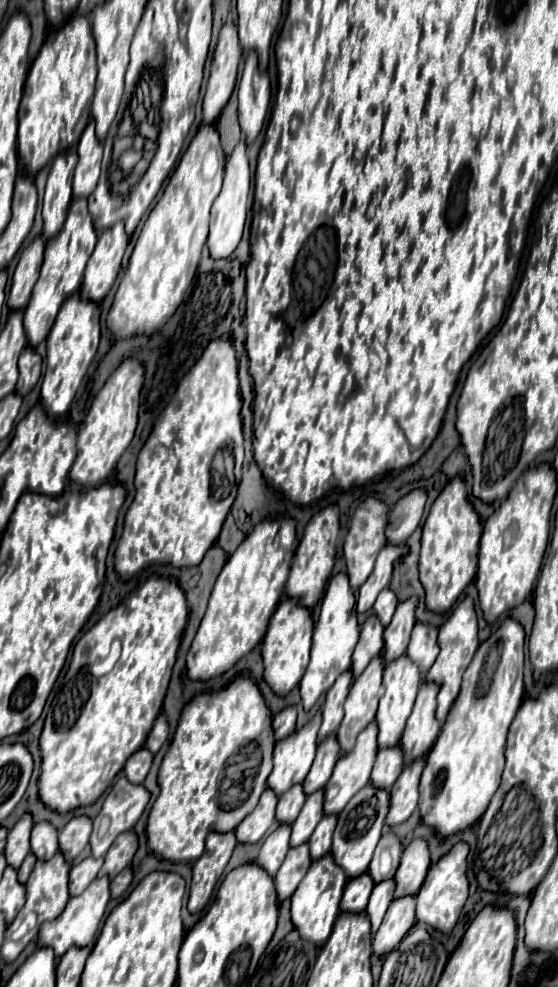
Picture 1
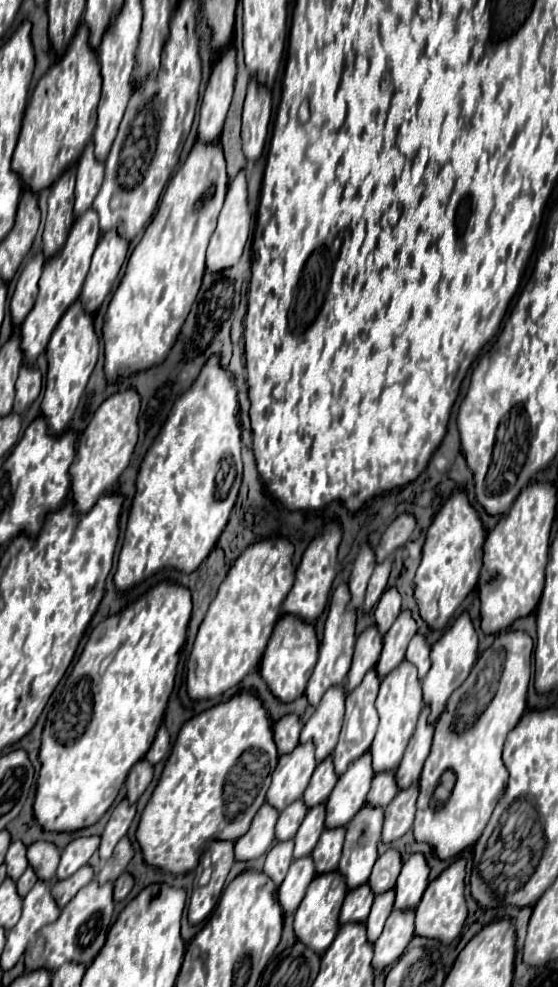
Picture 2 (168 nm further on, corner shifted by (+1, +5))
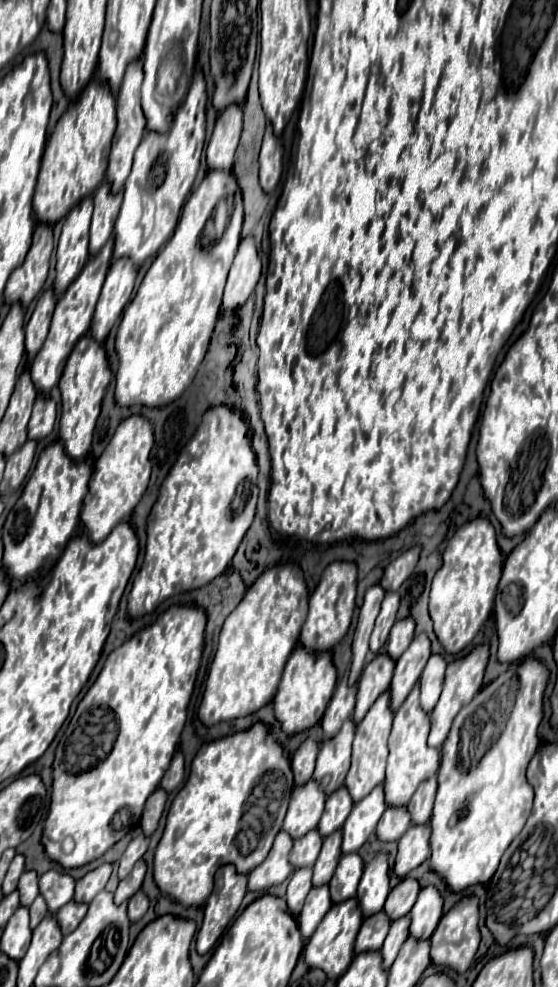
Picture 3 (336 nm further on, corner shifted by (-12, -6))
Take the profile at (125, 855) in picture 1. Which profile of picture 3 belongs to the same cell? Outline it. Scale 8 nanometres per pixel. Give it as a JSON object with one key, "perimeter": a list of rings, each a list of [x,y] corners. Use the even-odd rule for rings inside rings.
{"perimeter":[[[142,860],[142,862],[138,862],[138,866],[134,866],[134,870],[130,872],[130,878],[126,878],[118,884],[118,890],[114,892],[114,902],[122,904],[122,902],[130,900],[140,890],[144,874],[146,874],[146,862]]]}

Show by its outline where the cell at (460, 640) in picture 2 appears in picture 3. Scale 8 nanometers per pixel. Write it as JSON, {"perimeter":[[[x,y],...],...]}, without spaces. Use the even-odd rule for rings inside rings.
{"perimeter":[[[478,646],[478,648],[474,648],[466,658],[448,664],[442,696],[440,696],[436,708],[434,708],[432,714],[430,714],[430,718],[432,718],[432,730],[430,730],[428,746],[432,746],[432,748],[442,748],[442,742],[444,742],[446,736],[448,736],[448,730],[450,730],[450,726],[452,726],[454,716],[460,712],[462,706],[470,704],[470,700],[480,692],[480,688],[482,688],[482,678],[484,678],[484,670],[486,670],[486,662],[488,662],[488,646]]]}

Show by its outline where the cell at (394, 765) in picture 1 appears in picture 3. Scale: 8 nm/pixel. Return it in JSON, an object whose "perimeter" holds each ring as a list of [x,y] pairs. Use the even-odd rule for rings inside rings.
{"perimeter":[[[406,808],[402,810],[386,810],[376,826],[376,836],[382,840],[382,842],[398,842],[404,832],[410,828],[410,814]]]}

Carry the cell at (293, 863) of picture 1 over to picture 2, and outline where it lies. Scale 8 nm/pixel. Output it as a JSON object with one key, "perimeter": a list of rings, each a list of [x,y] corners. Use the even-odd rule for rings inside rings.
{"perimeter":[[[311,855],[293,859],[281,887],[277,889],[279,903],[287,913],[293,913],[299,907],[299,903],[305,895],[305,889],[313,877],[315,877],[315,865],[313,865]]]}

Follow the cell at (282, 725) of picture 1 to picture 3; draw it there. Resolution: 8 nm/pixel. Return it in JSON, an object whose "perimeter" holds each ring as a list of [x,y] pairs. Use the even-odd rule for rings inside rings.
{"perimeter":[[[312,738],[302,742],[302,746],[296,750],[292,758],[292,772],[296,786],[304,786],[312,778],[316,756],[318,756],[318,744]]]}

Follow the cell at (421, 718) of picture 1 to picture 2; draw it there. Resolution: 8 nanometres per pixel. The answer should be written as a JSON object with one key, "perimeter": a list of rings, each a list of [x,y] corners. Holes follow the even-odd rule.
{"perimeter":[[[425,705],[421,709],[421,713],[419,713],[415,733],[409,739],[405,755],[403,755],[397,771],[395,771],[395,779],[397,779],[399,789],[405,789],[405,787],[409,787],[409,783],[419,779],[423,763],[425,763],[425,759],[429,755],[431,739],[433,739],[433,723],[427,721],[427,715],[429,715],[429,707]]]}

